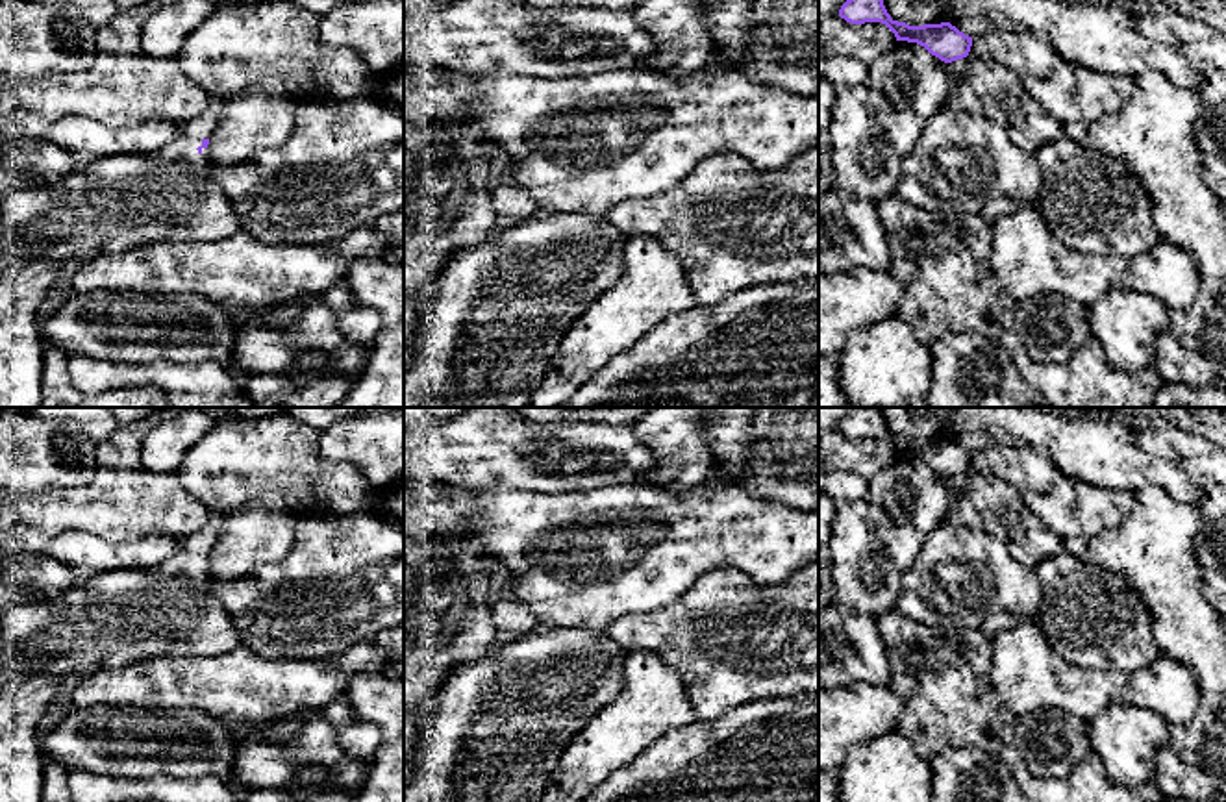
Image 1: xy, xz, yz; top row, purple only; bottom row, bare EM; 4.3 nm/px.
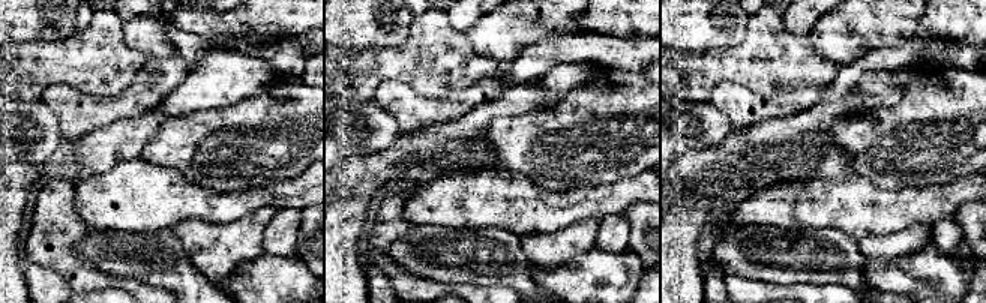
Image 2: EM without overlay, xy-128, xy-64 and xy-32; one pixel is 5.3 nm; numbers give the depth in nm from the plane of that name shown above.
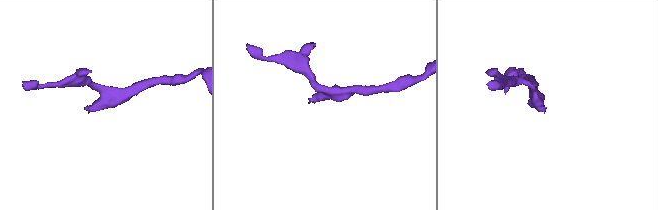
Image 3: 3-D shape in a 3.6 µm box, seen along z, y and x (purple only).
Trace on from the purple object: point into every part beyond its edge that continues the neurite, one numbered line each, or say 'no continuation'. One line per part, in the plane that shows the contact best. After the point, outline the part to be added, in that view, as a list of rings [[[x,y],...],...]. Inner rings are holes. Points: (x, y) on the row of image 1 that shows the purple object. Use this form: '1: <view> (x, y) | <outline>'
1: xy (119, 202) | [[[181,135],[144,154],[117,154],[78,165],[52,185],[13,191],[0,213],[0,407],[41,407],[46,345],[39,311],[57,282],[61,263],[83,265],[100,254],[128,252],[163,241],[219,241],[243,226],[230,200],[211,178],[211,161],[202,139]]]

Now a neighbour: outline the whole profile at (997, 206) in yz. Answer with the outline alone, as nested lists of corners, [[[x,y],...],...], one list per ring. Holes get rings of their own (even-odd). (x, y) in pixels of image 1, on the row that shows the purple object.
[[[993,198],[983,206],[980,217],[993,224],[998,215],[1015,213],[1019,209],[1030,207],[1022,198]]]

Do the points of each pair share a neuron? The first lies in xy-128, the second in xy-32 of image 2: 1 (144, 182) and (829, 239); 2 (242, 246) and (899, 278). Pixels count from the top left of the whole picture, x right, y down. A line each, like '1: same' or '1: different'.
1: different
2: different

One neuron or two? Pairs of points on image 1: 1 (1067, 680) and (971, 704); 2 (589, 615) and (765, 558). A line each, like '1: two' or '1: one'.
1: two
2: one

